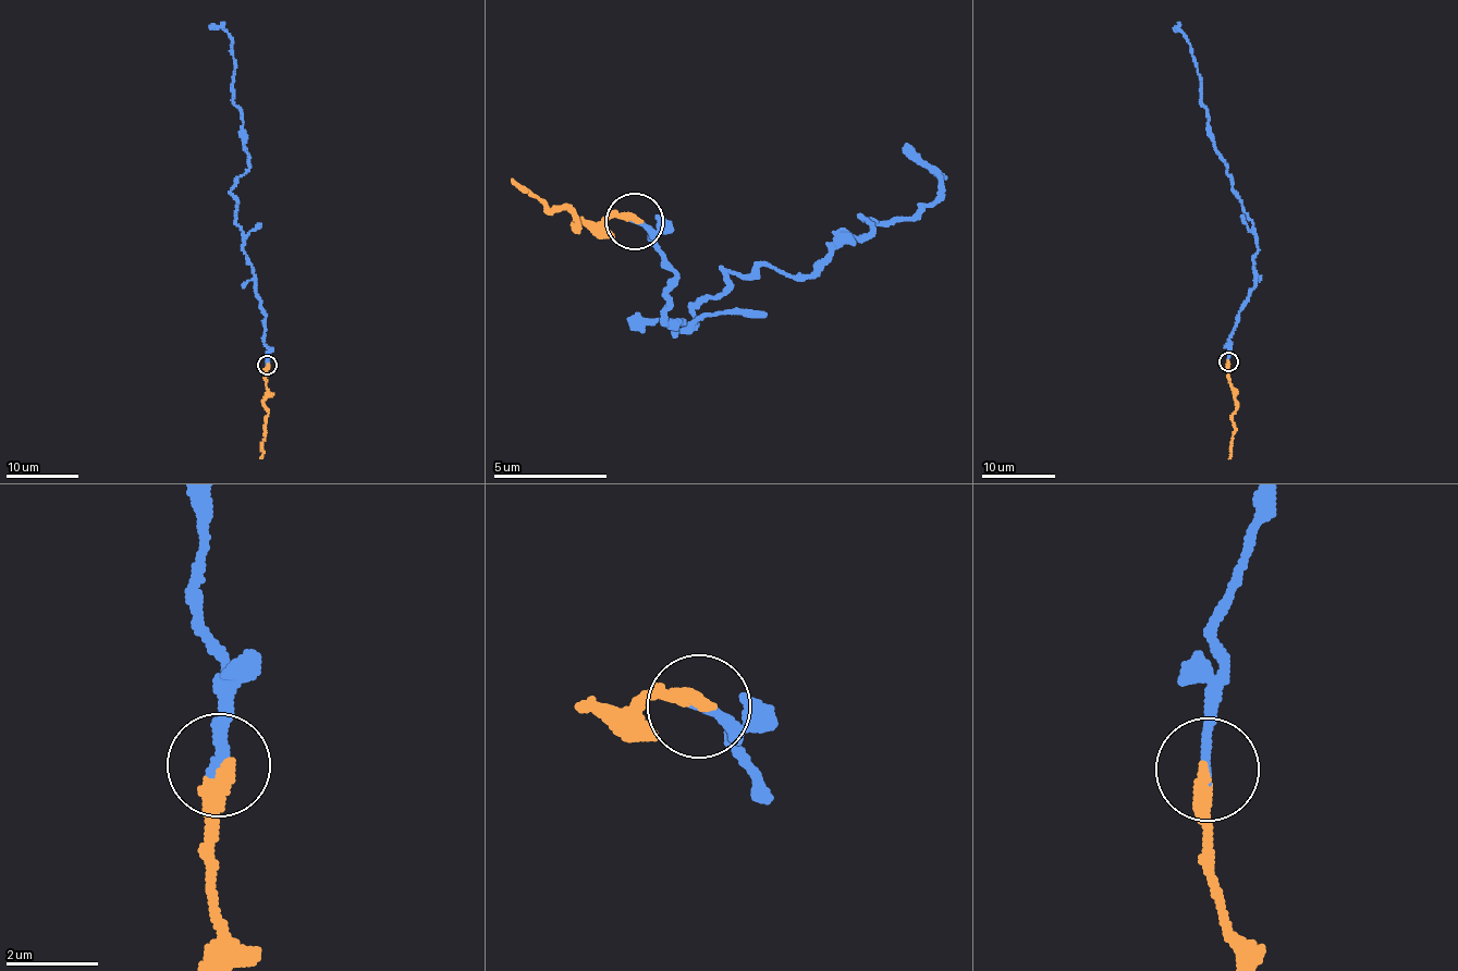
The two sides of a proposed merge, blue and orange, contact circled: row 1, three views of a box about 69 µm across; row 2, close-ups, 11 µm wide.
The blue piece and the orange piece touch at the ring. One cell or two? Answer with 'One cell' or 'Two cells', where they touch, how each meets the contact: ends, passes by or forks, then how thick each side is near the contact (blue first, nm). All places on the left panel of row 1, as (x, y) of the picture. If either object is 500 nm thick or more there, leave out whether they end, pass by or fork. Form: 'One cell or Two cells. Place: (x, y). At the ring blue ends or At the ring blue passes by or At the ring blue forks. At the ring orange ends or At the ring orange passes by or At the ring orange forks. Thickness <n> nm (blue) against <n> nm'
One cell. Place: (267, 365). At the ring blue ends. At the ring orange ends. Thickness 240 nm (blue) against 360 nm

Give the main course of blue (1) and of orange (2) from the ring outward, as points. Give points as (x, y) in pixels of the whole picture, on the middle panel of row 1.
1: (635, 220), (690, 331), (730, 271), (804, 277), (869, 242), (861, 214), (932, 208), (905, 144)
2: (635, 220), (608, 211), (576, 222), (566, 210), (547, 208), (518, 188), (510, 176)

